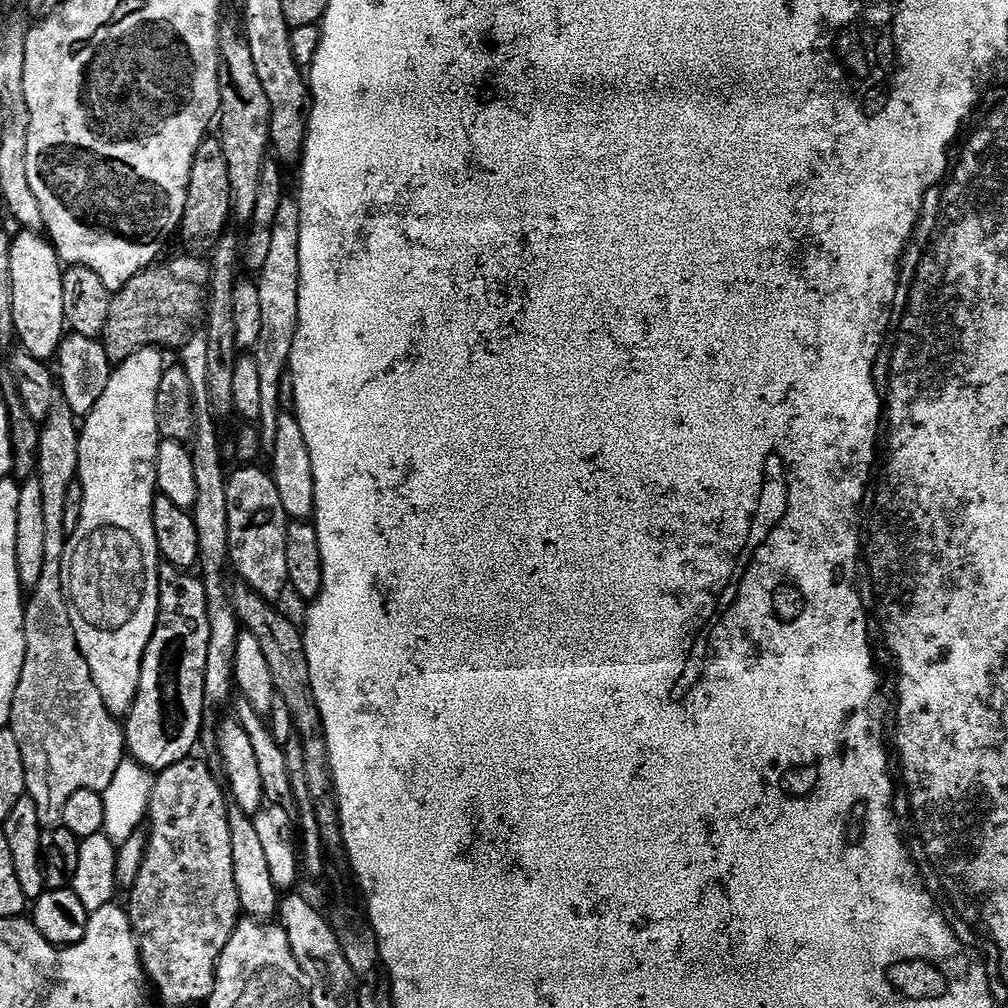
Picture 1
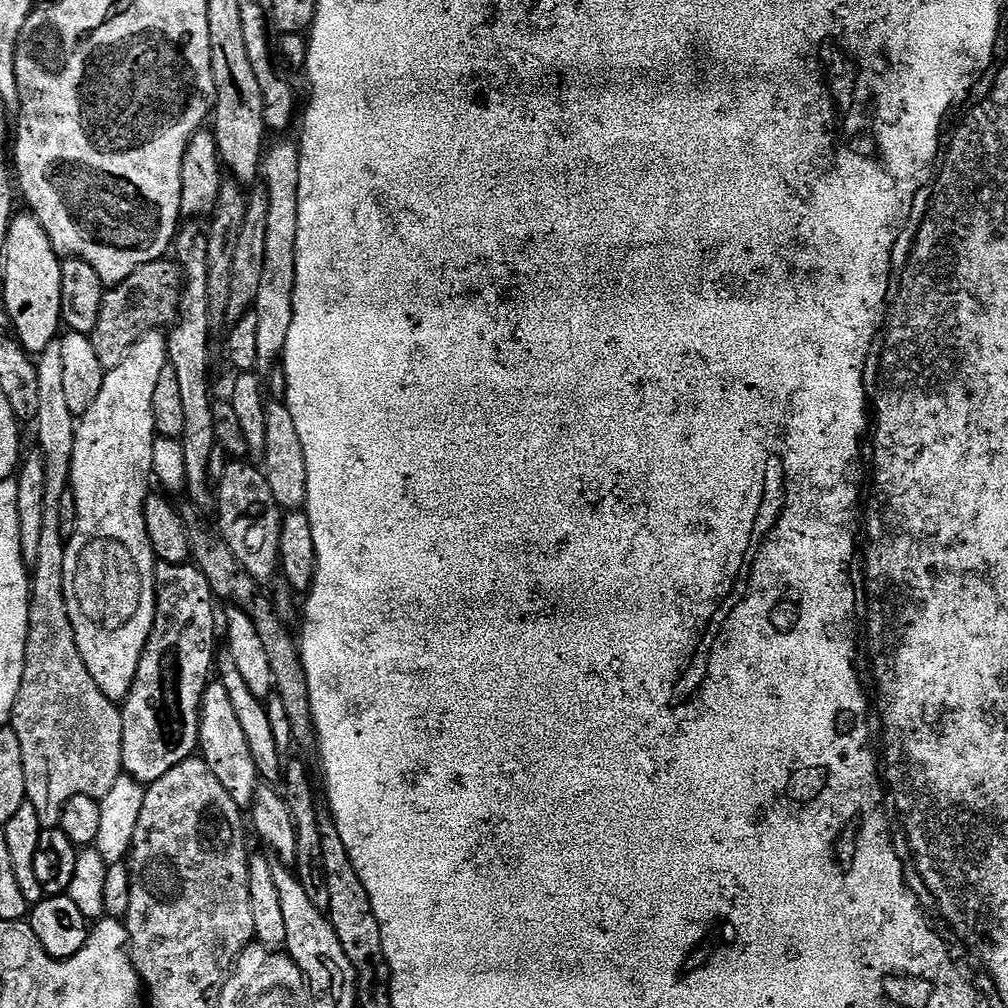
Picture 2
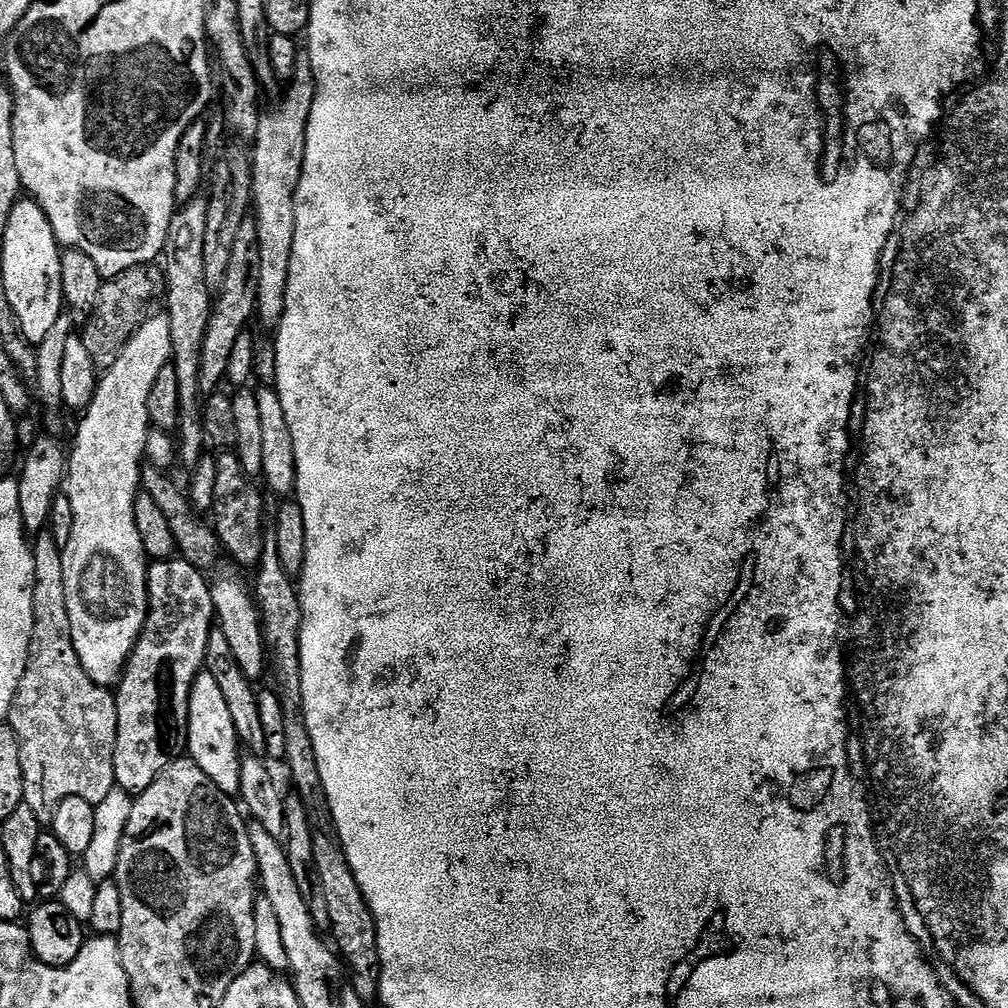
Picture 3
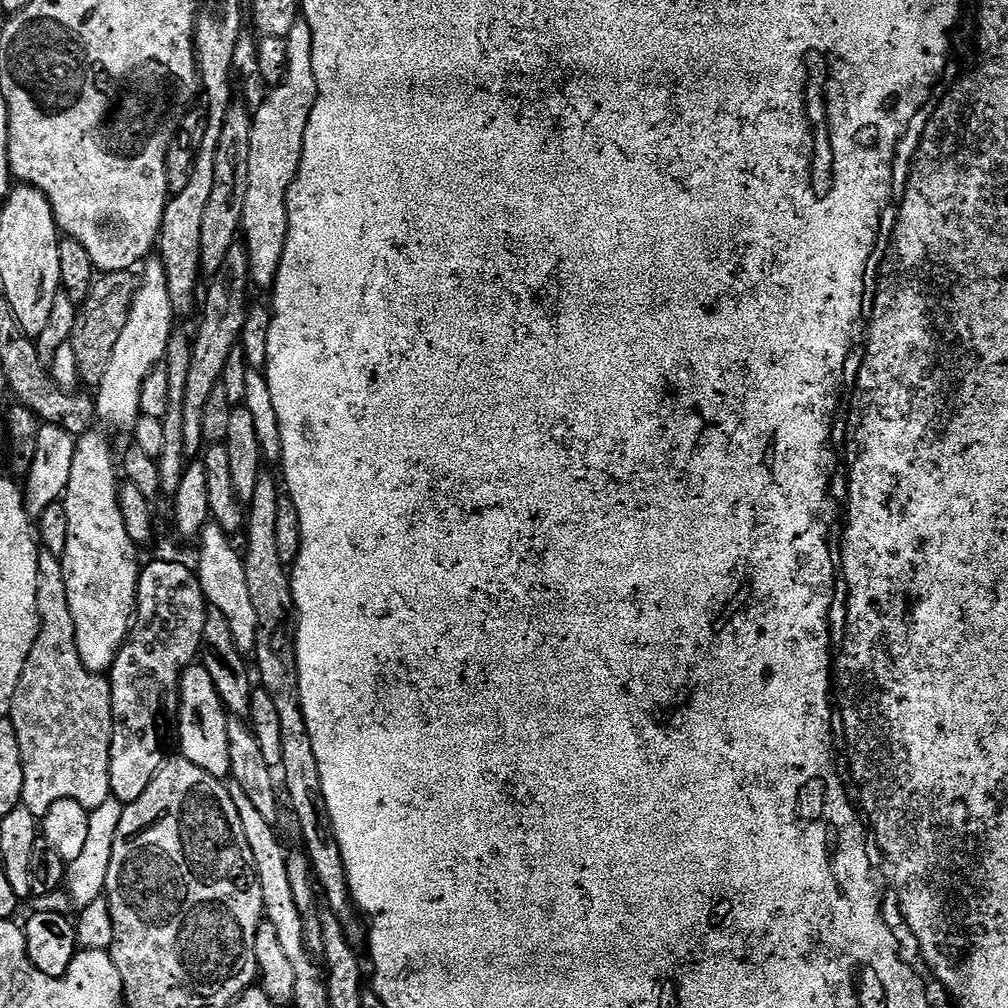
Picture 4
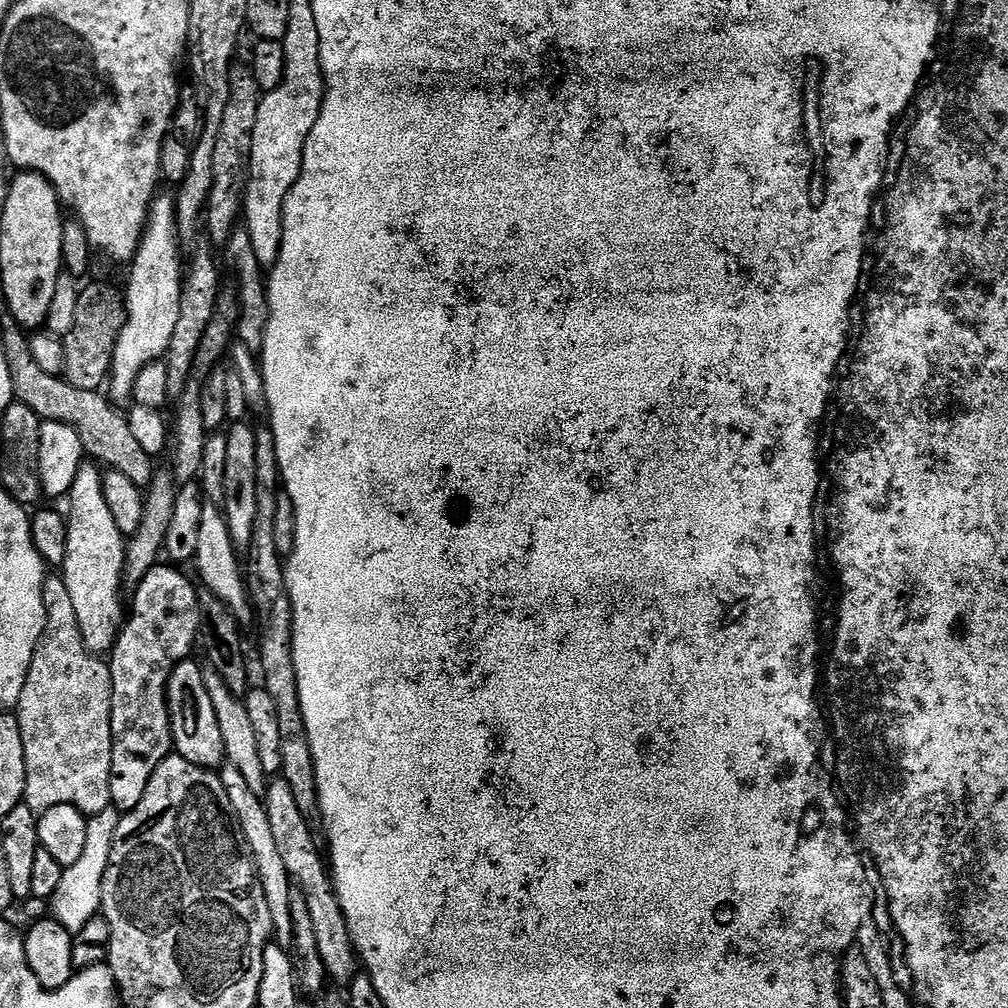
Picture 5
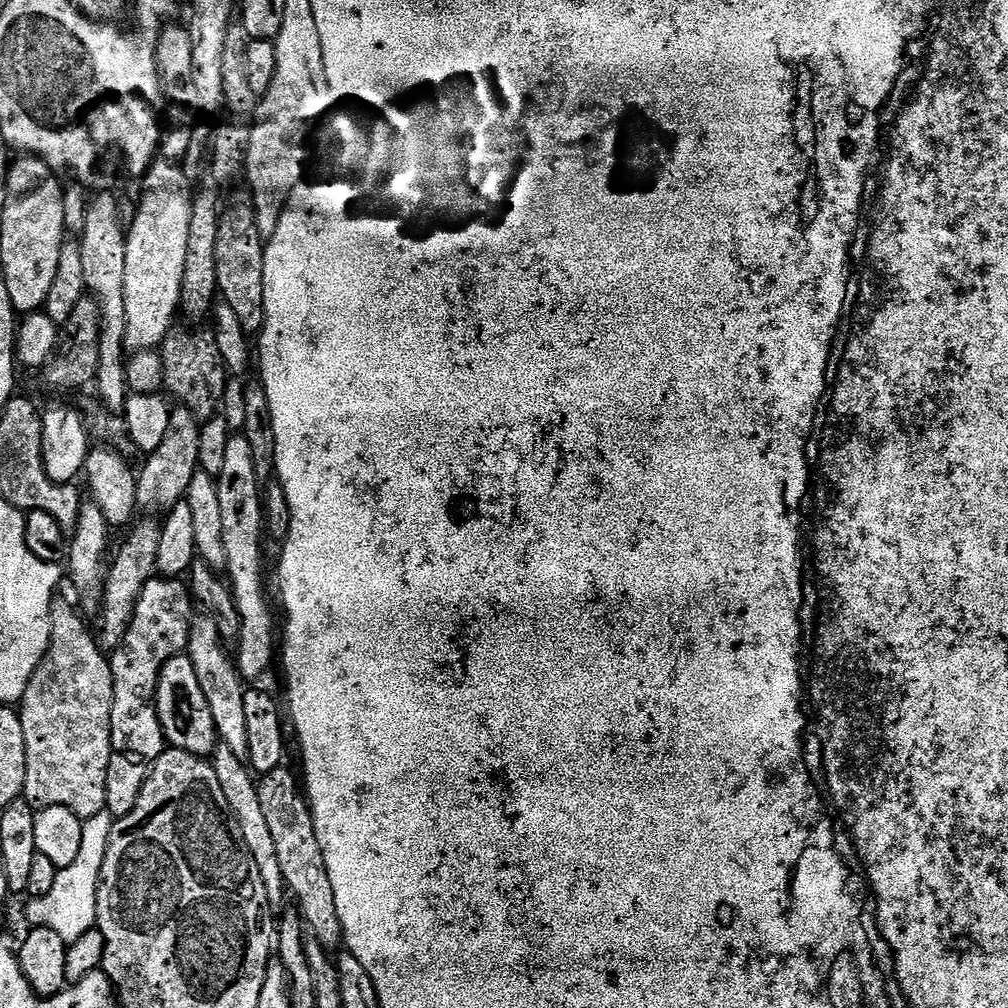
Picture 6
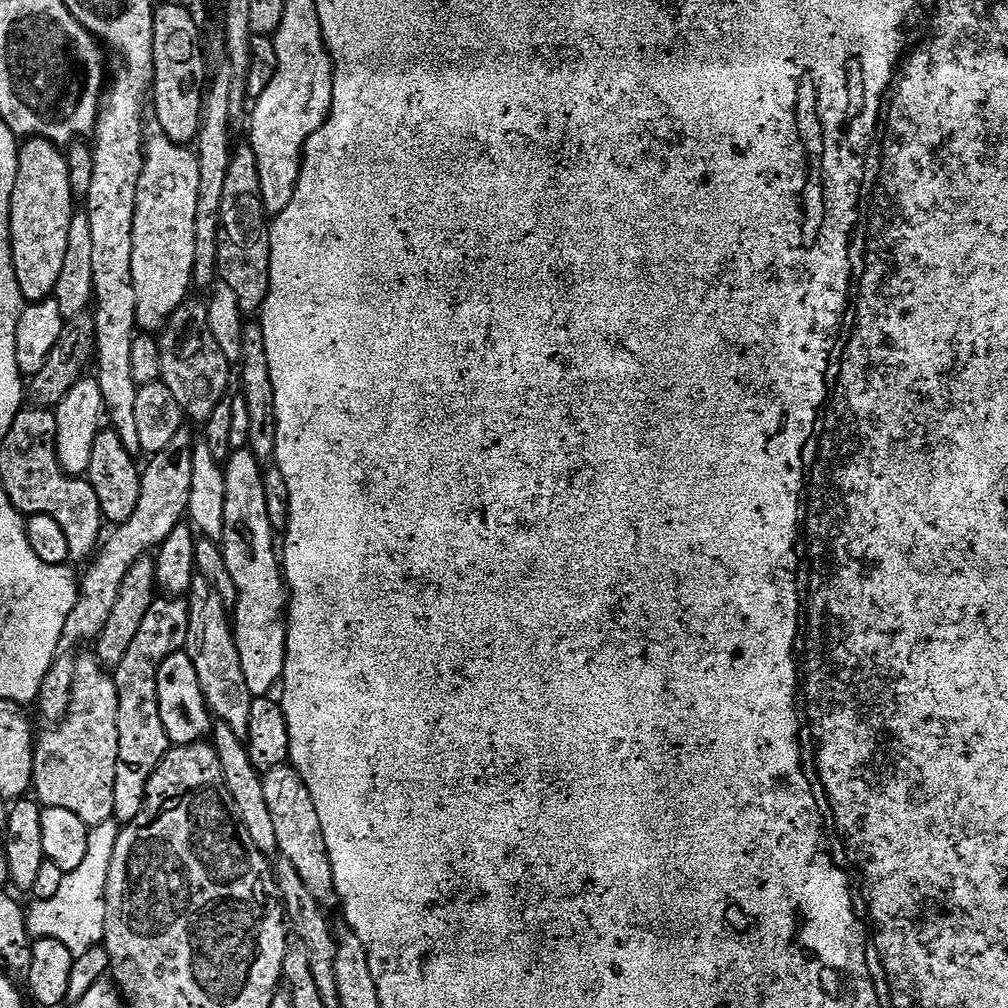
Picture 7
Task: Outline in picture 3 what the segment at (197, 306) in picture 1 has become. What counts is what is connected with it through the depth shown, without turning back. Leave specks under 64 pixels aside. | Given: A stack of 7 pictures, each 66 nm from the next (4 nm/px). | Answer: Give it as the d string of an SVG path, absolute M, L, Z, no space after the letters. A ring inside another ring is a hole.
M145 266L142 268L131 268L126 270L121 276L113 276L105 279L100 285L100 293L98 294L98 302L94 306L91 316L87 317L88 324L82 331L82 339L86 350L90 350L90 358L95 362L97 369L106 370L110 366L114 366L117 354L124 349L124 344L129 338L136 333L137 328L144 323L149 315L148 303L155 298L156 295L161 295L164 288L164 273L159 267Z

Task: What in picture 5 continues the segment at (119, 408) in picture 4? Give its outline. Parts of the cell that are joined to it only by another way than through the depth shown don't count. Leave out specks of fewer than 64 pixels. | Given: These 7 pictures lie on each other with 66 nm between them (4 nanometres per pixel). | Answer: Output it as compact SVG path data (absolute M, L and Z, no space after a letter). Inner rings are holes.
M157 195L148 212L148 226L144 237L140 239L140 248L136 257L130 261L132 273L128 276L128 292L126 288L126 319L116 339L116 349L112 355L112 371L106 384L106 392L113 401L126 402L132 400L134 381L138 378L142 366L161 359L170 346L174 326L177 325L179 312L179 296L182 281L182 264L180 268L180 244L176 231L176 202L171 195Z

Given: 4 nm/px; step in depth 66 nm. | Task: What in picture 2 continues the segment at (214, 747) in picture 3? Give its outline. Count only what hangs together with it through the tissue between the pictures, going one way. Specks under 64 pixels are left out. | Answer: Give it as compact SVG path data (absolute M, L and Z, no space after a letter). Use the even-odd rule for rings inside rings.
M219 682L209 683L204 690L204 699L200 702L198 752L214 774L214 778L218 778L222 786L226 786L226 794L230 794L230 798L234 798L235 803L245 800L251 805L253 794L258 786L254 759L250 756L250 747L247 746L246 736L242 732L238 717L234 714L226 688Z

